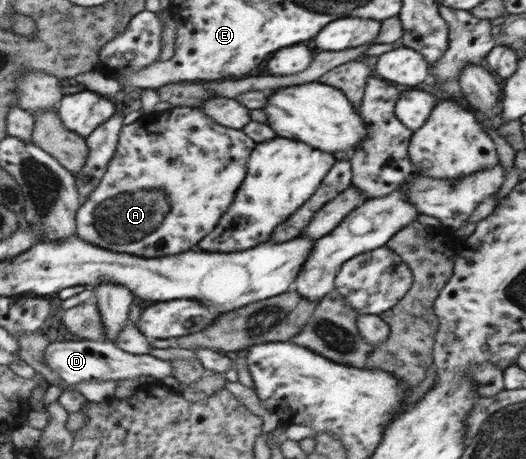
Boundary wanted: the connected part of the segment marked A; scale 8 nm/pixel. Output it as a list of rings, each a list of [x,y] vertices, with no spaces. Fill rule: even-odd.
[[[175,107],[160,112],[152,112],[140,117],[137,121],[124,125],[118,134],[119,141],[114,156],[108,163],[104,176],[99,185],[89,194],[76,211],[76,234],[86,243],[94,244],[111,252],[122,252],[144,259],[163,258],[170,254],[181,254],[193,250],[207,234],[210,234],[218,224],[220,217],[234,202],[236,191],[247,175],[246,164],[248,156],[254,148],[254,140],[244,134],[242,130],[224,127],[206,116],[200,108]]]

